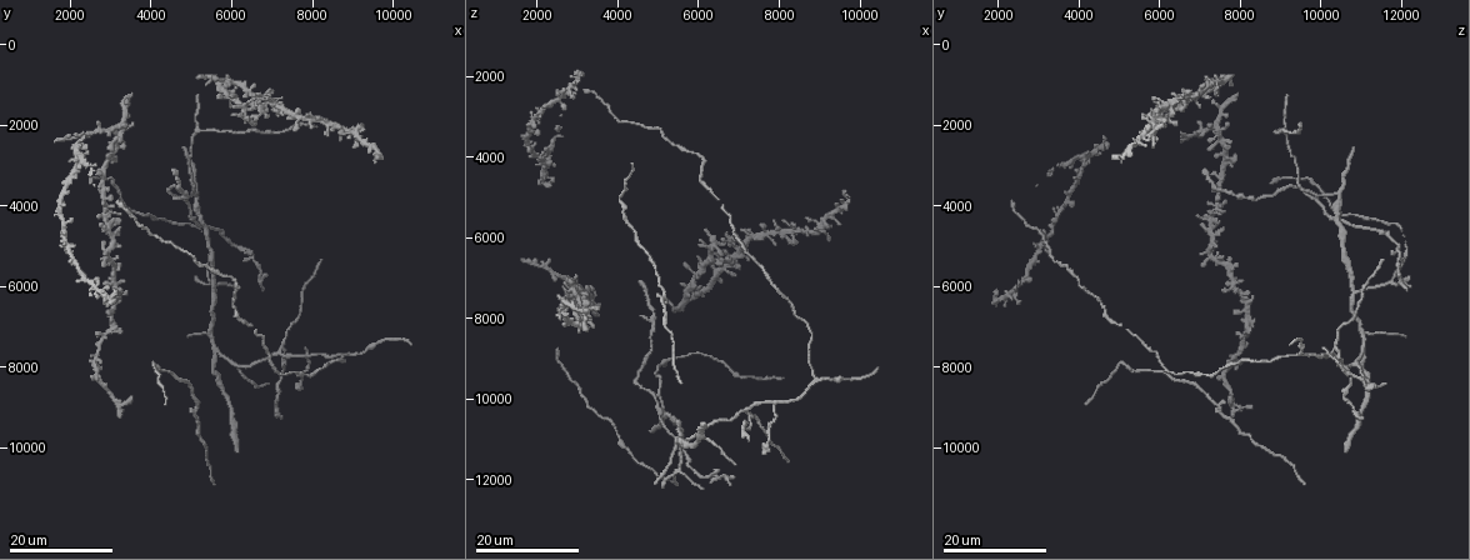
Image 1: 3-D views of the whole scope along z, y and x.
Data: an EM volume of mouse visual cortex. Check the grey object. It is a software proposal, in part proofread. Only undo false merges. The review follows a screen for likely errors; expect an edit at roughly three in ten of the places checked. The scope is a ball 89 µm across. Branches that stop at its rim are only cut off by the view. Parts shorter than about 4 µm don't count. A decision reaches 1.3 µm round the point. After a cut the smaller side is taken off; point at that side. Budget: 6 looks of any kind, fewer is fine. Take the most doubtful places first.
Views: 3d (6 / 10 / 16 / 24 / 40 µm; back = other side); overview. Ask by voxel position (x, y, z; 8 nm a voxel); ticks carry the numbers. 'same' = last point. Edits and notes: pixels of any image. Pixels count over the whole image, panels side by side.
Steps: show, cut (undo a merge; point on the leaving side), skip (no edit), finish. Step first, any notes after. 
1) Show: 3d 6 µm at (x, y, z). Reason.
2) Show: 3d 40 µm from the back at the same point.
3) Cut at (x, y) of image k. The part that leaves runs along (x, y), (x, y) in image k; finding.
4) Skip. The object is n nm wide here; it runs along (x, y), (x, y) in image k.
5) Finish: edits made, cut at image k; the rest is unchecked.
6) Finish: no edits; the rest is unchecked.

Show: 3d 16 µm at (7300, 7450, 10350). Side arm on a straight run.

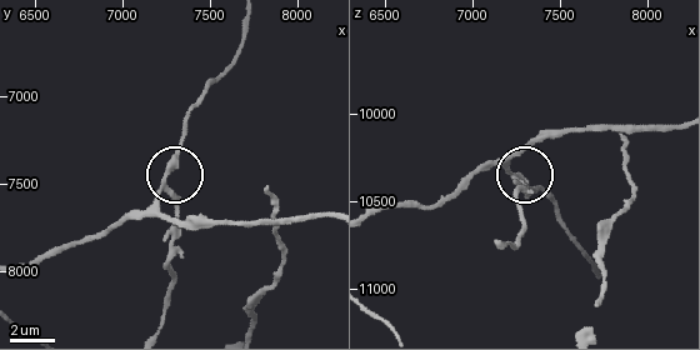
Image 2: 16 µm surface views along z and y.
Show: 3d 6 µm at (7240, 7500, 10360).

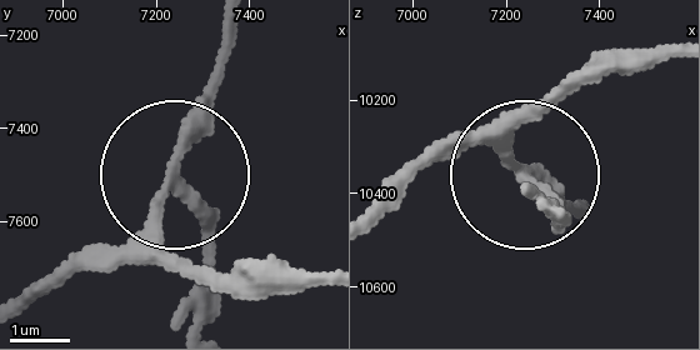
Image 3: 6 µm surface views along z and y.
Cut at (204, 239) of image 3. The object is 220 nm wide here; the part that leaves runs along (179, 173), (208, 243), (203, 318) in image 3; two neurons meet here.

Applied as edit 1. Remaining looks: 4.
Show: overview. See it whole again.

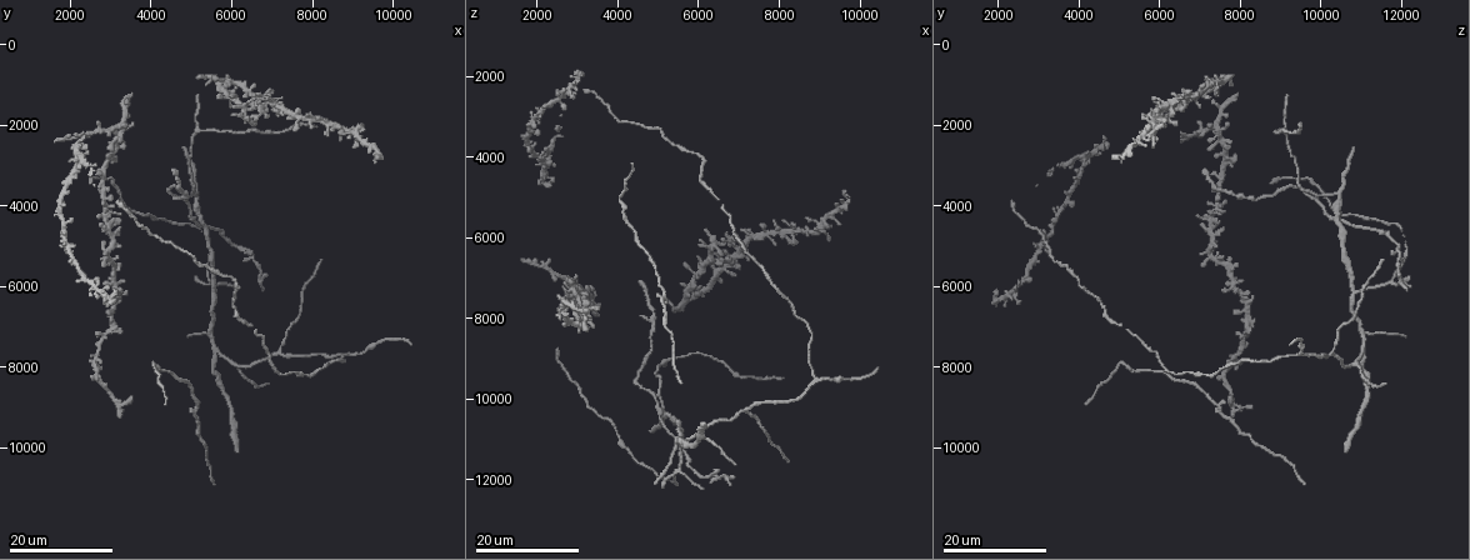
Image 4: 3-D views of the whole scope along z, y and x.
Show: 3d 16 µm at (4000, 7950, 5100). Calibre changes.

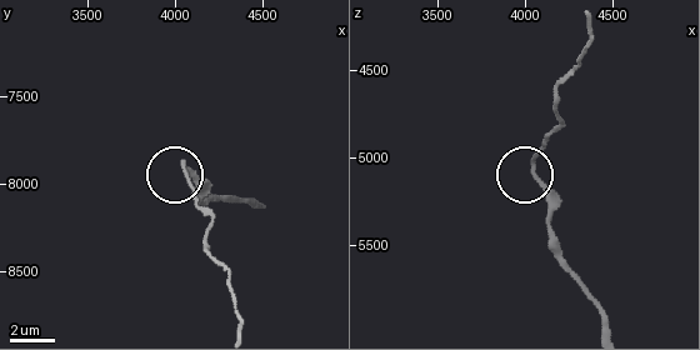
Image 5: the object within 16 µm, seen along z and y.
Show: 3d 6 µm at the same point. Zoom in.

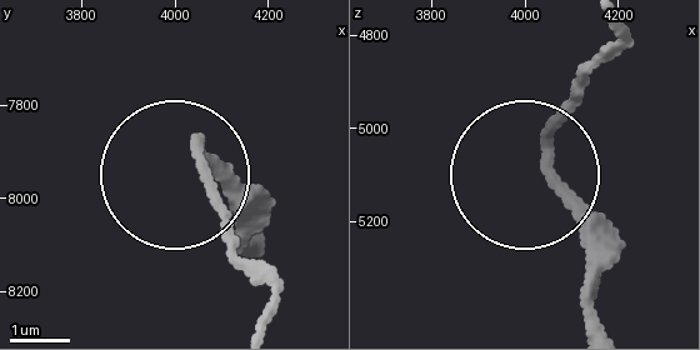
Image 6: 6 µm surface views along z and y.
Cut at (223, 208) of image 6. The object is 200 nm wide here; the part that leaves runs along (196, 143), (266, 316) in image 6; two neurons meet here.

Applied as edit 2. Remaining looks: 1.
Finish: edits made, cut at image 3, cut at image 6; the rest is unchecked.

